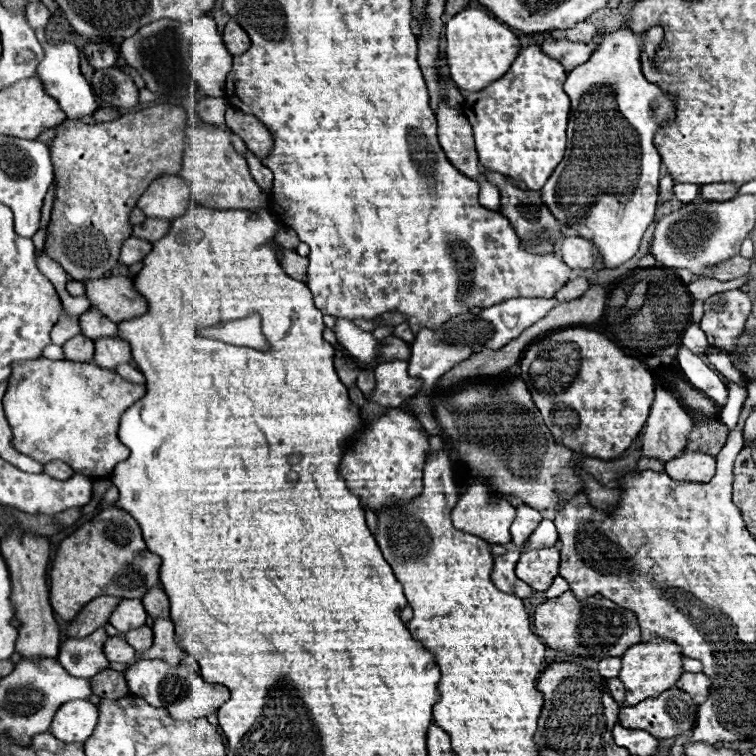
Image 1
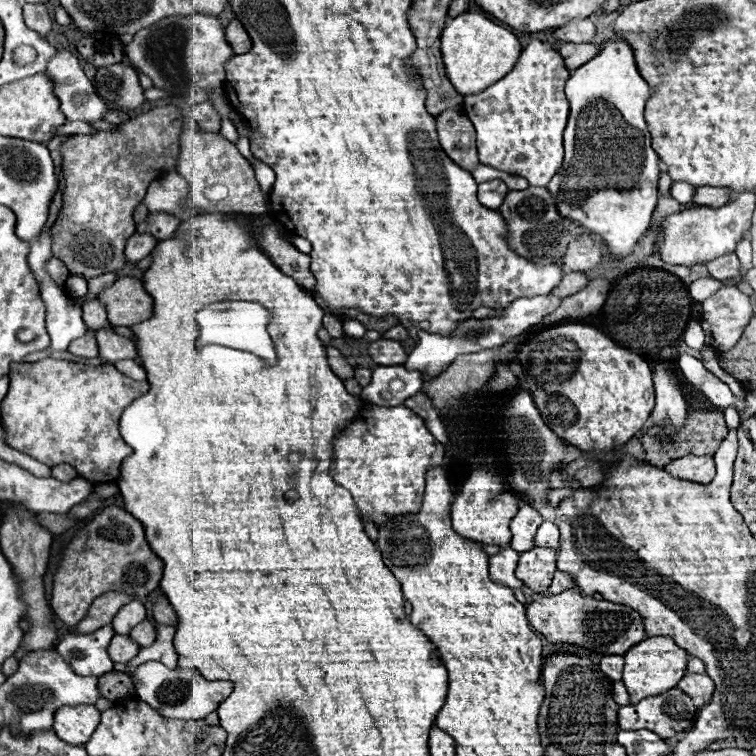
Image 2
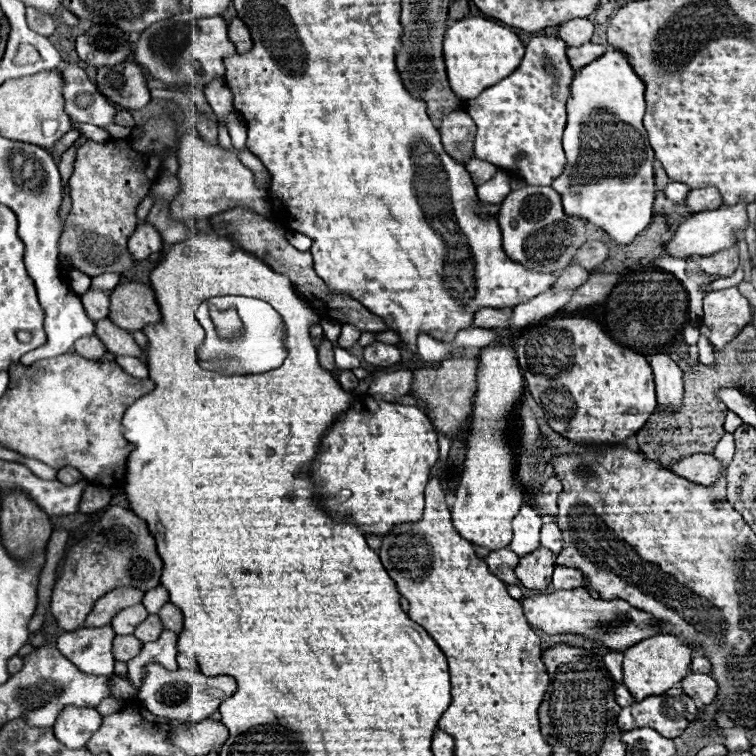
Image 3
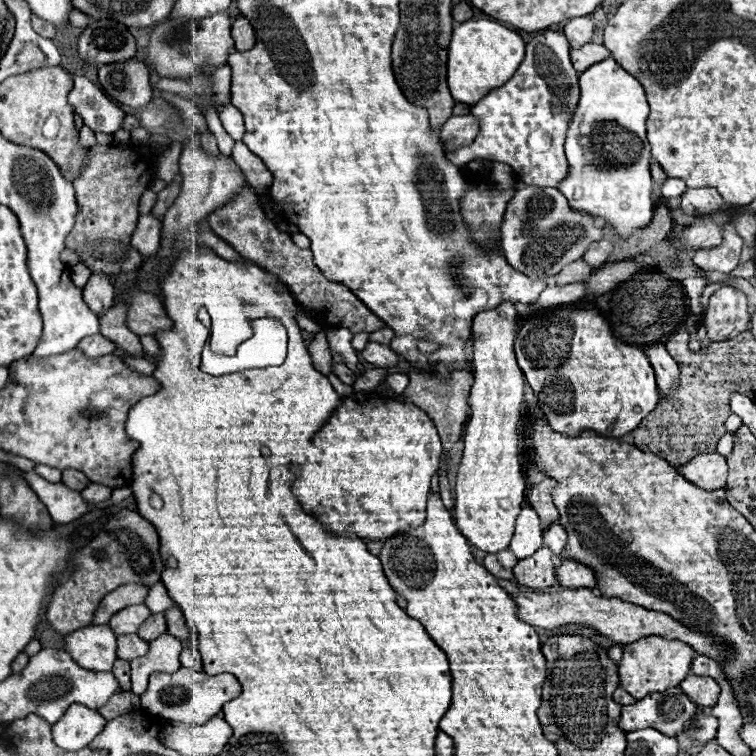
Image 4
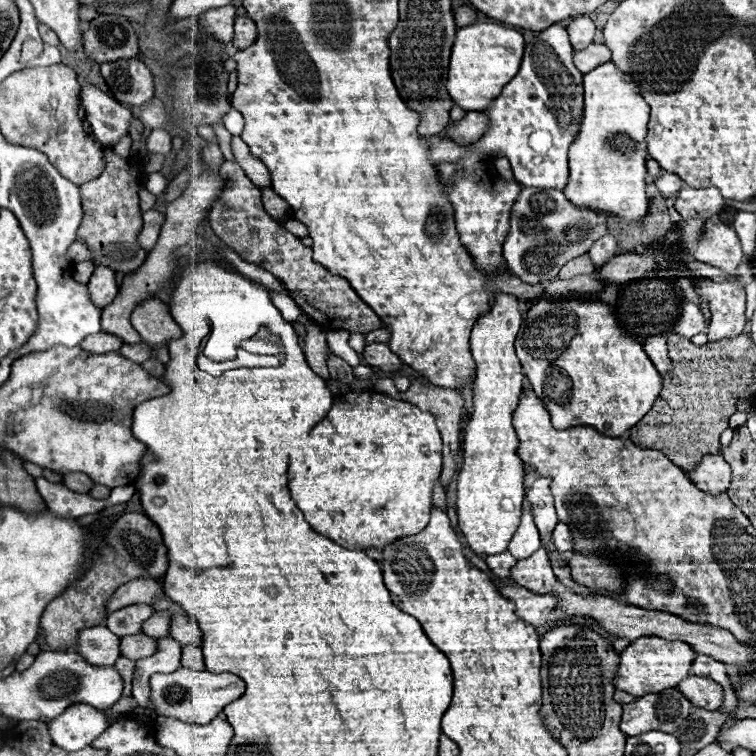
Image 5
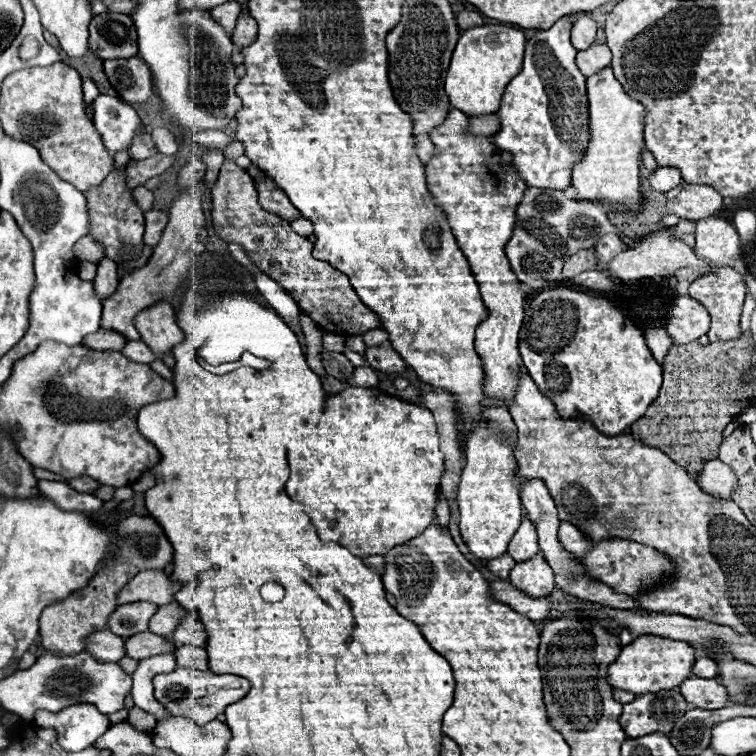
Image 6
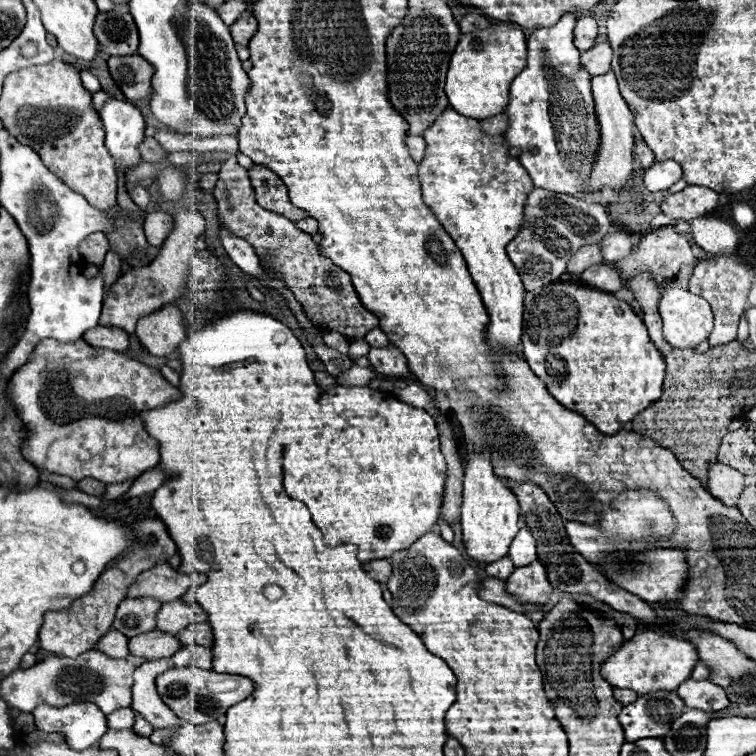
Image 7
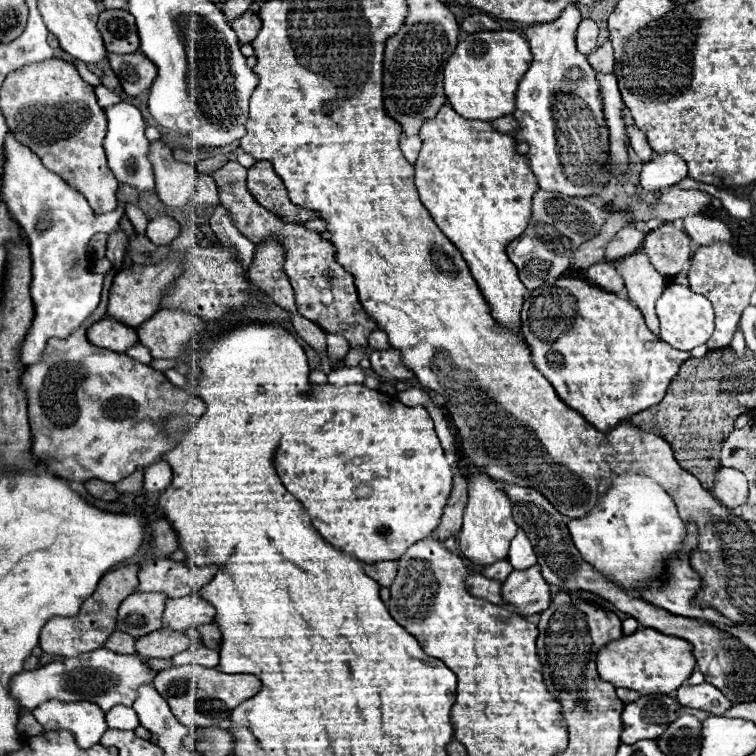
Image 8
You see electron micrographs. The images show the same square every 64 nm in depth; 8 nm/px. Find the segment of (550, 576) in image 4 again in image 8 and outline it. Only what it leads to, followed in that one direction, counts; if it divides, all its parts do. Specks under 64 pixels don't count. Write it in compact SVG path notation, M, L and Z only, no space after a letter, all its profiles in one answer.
M536 564L528 570L514 570L502 584L502 596L514 608L512 612L530 616L548 608L550 586L542 578L540 566Z

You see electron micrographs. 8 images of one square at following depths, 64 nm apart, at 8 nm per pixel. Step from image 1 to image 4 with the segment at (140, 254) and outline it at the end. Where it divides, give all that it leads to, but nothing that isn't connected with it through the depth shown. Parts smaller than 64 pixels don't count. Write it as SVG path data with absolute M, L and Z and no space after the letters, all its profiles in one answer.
M152 214L140 216L138 228L132 234L130 244L144 256L152 256L160 248L160 232L162 232L162 222L158 218L152 218Z

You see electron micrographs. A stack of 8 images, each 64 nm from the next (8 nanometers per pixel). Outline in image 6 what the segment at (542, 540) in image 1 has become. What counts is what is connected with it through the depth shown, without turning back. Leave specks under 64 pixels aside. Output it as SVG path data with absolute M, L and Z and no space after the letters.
M568 522L560 524L560 528L558 528L558 540L560 540L564 550L568 550L568 552L572 552L576 556L584 556L586 552L592 550L592 544L584 538L584 534L576 526L572 526Z

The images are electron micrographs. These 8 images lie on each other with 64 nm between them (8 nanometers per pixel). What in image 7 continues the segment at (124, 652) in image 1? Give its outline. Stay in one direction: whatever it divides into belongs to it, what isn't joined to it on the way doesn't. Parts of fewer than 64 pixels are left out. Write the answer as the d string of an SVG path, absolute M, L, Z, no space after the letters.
M154 630L154 634L140 634L138 638L128 640L130 654L148 658L148 660L150 658L170 658L180 648L184 648L184 646L180 644L180 640L176 636L158 634L156 630Z

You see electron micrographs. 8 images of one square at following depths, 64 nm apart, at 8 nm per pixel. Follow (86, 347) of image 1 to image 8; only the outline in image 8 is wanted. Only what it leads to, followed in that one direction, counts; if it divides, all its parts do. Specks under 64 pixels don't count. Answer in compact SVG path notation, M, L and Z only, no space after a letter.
M106 318L92 324L86 332L86 338L90 344L108 348L114 352L126 352L128 348L132 348L138 342L136 330L124 326L116 320L106 320Z

